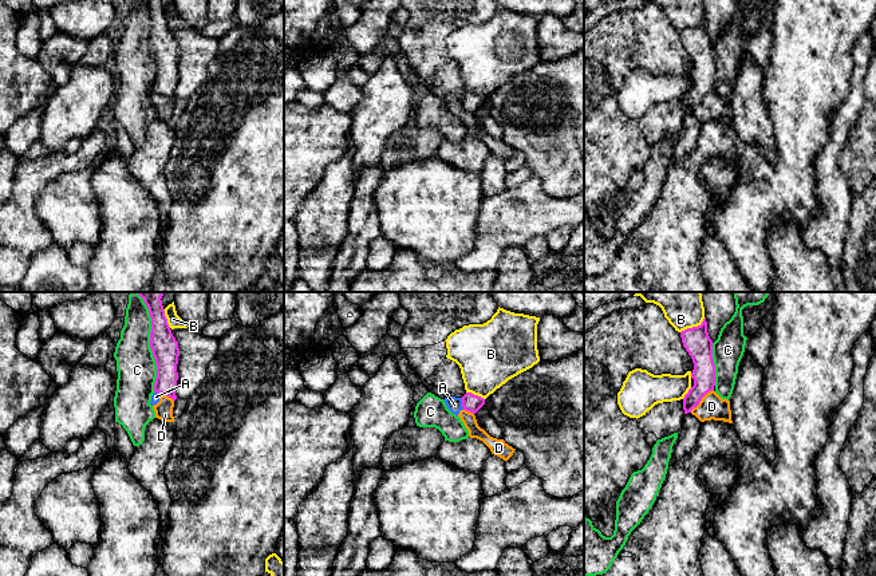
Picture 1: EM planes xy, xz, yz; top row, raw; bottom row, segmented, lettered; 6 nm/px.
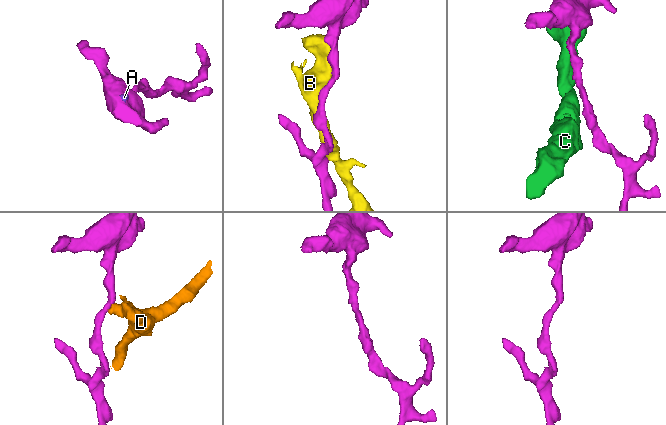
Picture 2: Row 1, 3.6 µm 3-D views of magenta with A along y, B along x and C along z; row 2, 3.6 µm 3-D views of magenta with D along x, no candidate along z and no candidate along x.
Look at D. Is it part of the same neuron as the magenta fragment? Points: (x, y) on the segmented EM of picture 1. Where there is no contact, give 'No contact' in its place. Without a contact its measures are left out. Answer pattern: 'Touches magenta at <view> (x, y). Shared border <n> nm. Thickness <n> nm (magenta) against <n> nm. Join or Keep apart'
Touches magenta at yz (703, 395). Shared border 140 nm. Thickness 140 nm (magenta) against 150 nm. Keep apart

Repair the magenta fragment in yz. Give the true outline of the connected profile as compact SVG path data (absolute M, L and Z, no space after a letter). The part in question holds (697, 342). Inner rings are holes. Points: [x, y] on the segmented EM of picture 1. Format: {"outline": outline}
{"outline": "M703 319L698 327L687 328L680 332L682 343L692 359L694 370L691 378L694 386L683 398L684 414L699 405L702 398L714 390L715 386L715 364L713 359L713 340L707 332L707 321Z"}

